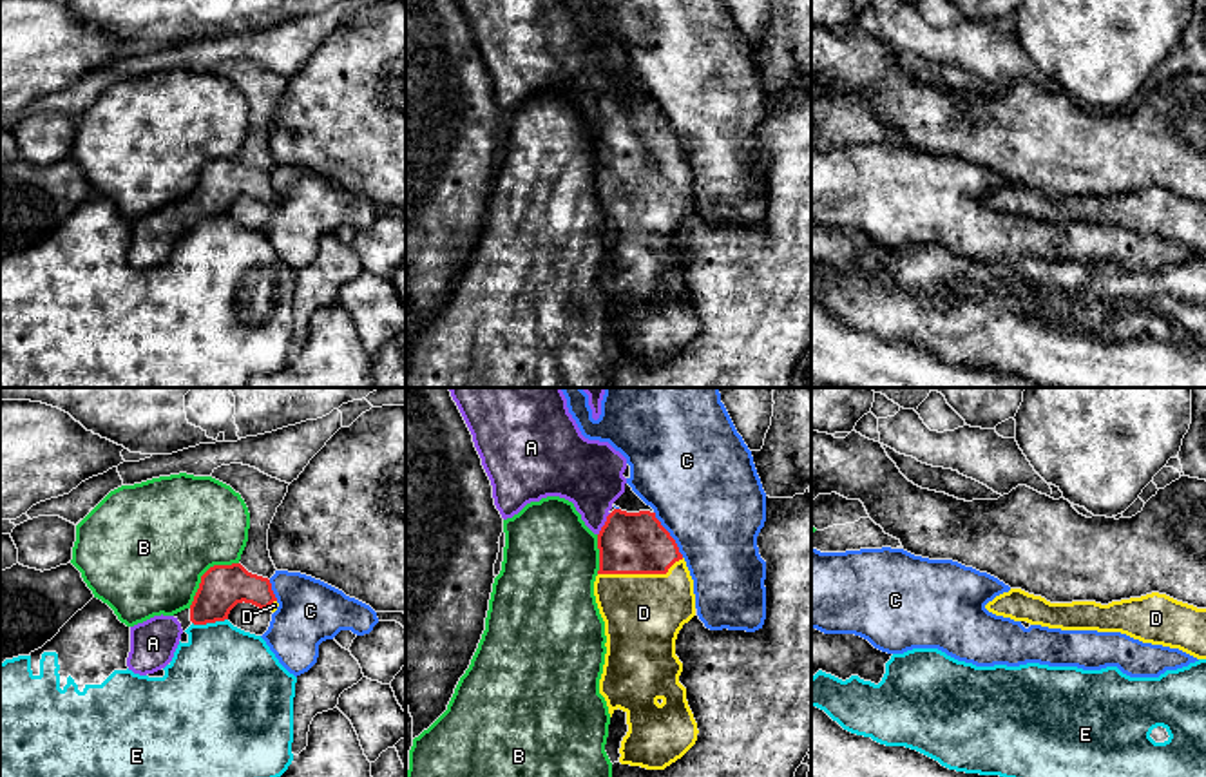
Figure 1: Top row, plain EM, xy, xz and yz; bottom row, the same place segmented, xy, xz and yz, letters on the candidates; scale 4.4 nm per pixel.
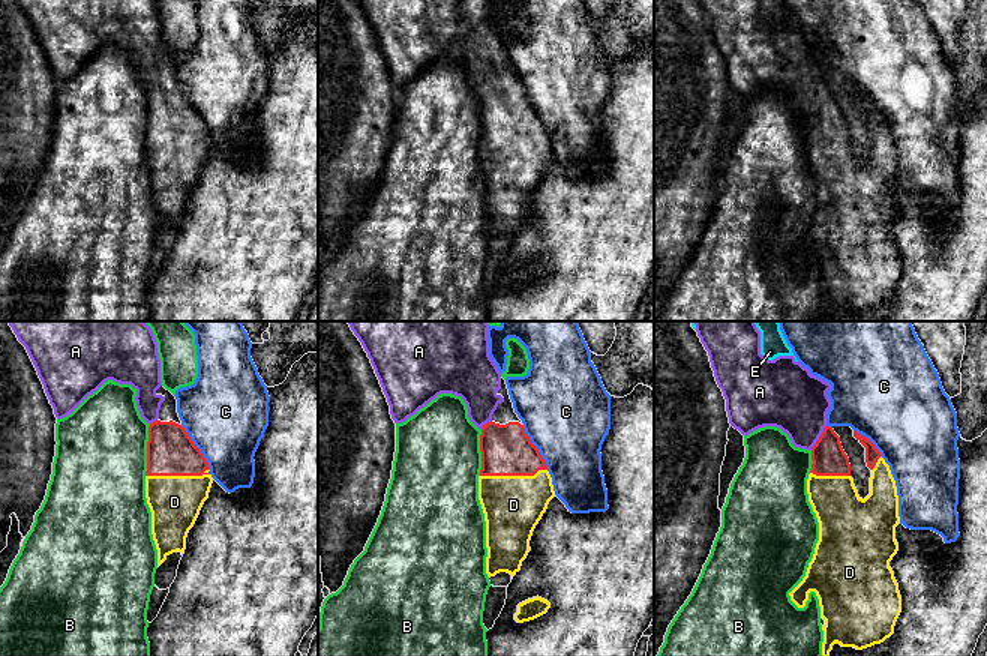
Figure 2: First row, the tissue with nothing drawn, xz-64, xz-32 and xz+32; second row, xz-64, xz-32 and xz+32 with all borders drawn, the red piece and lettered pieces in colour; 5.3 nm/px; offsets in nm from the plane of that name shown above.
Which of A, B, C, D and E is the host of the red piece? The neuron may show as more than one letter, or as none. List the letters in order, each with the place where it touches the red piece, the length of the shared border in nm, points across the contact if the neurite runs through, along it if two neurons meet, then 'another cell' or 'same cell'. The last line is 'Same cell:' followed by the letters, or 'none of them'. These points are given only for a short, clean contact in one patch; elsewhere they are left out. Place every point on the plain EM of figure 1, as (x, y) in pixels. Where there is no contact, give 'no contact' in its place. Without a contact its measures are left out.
A: meets red in xz at (605, 118); contact 120 nm long; runs through xz (629, 136), (605, 118), (594, 107), (589, 67); same cell
B: meets red in xy at (203, 169); contact 300 nm long; border along xy (238, 156), (212, 160), (201, 171), (189, 201); another cell
C: meets red in xz at (669, 129); contact 240 nm long; border along xz (654, 105), (654, 111), (683, 151); another cell
D: meets red in xz at (640, 167); contact 400 nm long; same cell
E: meets red in xy at (209, 216); contact 160 nm long; border along xy (227, 212), (192, 218); another cell
Same cell: A, D

